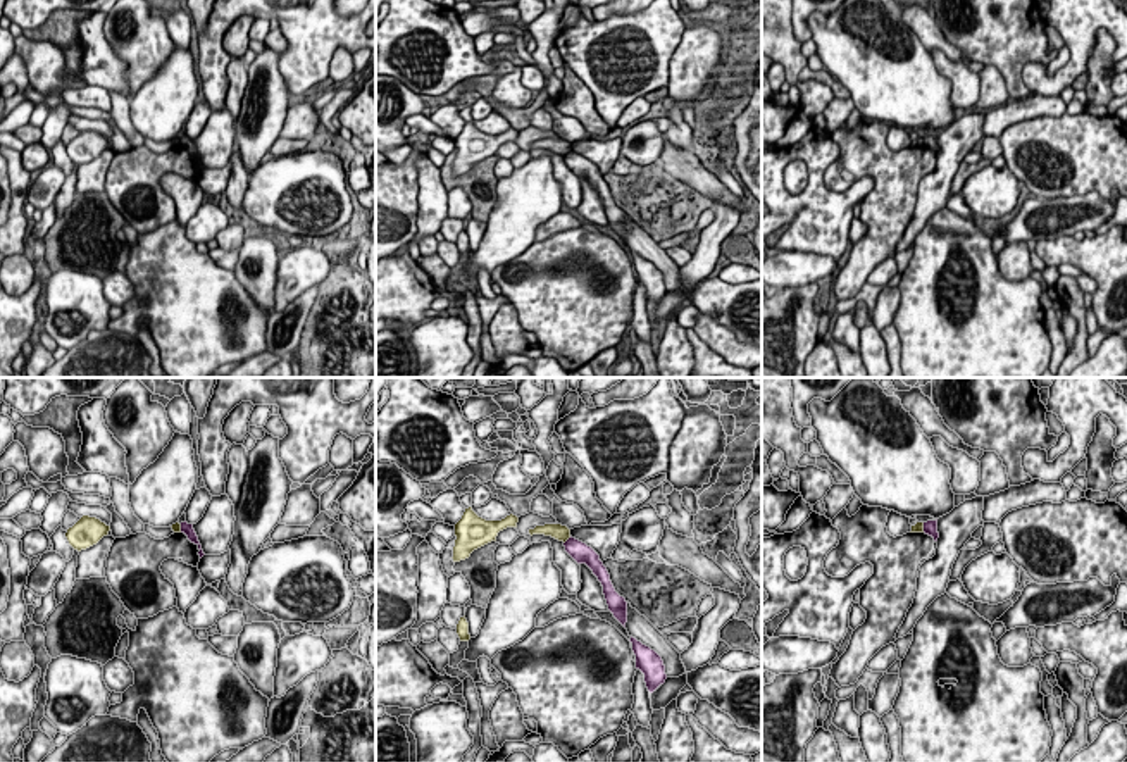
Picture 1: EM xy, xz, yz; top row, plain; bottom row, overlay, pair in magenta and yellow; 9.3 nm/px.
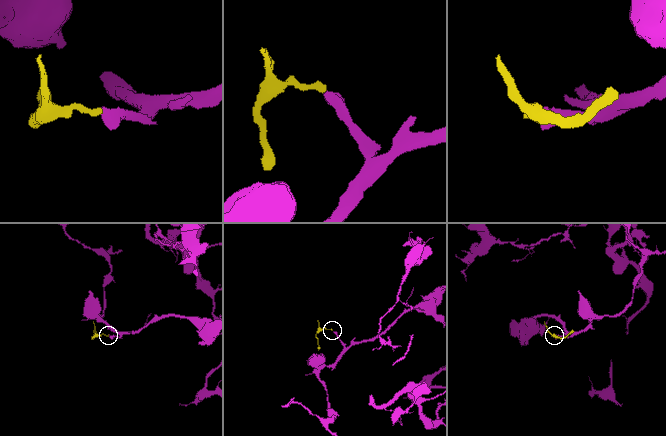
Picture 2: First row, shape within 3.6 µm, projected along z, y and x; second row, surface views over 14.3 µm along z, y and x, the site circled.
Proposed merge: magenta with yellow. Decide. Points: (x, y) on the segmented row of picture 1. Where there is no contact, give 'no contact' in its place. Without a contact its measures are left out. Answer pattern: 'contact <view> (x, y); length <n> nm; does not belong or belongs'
contact xz (567, 540); length 110 nm; does not belong

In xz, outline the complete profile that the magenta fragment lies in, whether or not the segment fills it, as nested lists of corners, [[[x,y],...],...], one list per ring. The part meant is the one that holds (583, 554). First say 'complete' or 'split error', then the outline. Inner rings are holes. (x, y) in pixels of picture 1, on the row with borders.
complete; [[[569,538],[565,543],[565,552],[577,562],[577,564],[586,564],[593,574],[598,578],[598,581],[603,586],[603,595],[608,605],[608,610],[613,614],[613,617],[626,628],[627,622],[627,602],[624,596],[620,596],[612,581],[607,567],[600,560],[600,555],[588,547],[586,543]]]

